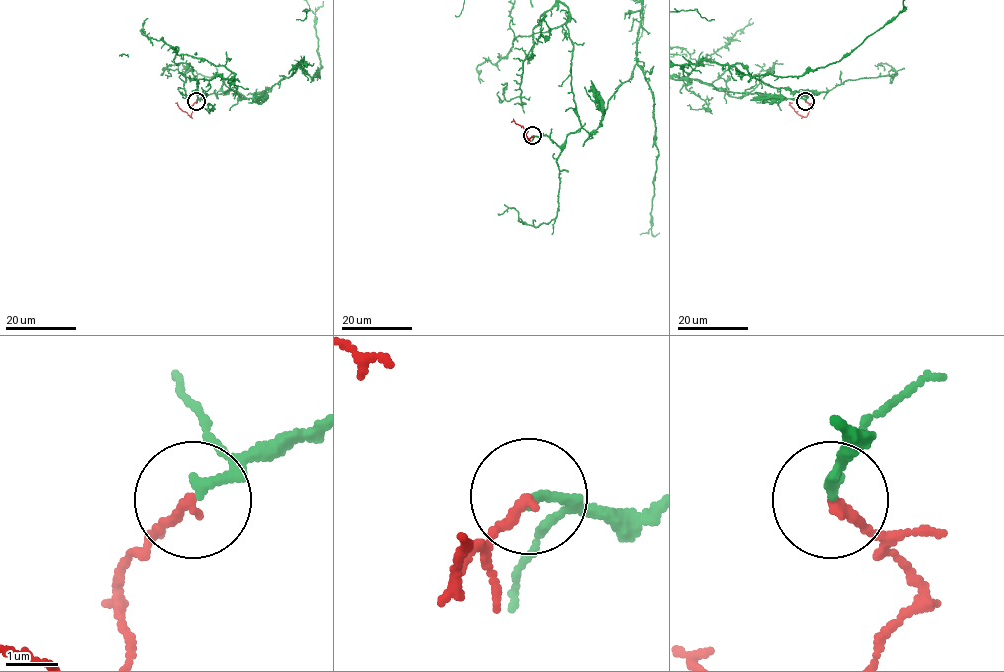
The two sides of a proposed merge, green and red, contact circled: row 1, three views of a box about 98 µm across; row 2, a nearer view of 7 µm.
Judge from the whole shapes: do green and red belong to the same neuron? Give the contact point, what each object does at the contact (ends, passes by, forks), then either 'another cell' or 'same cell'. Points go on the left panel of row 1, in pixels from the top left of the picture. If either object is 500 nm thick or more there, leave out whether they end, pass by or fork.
(196, 101) | green passes by | red ends | same cell

